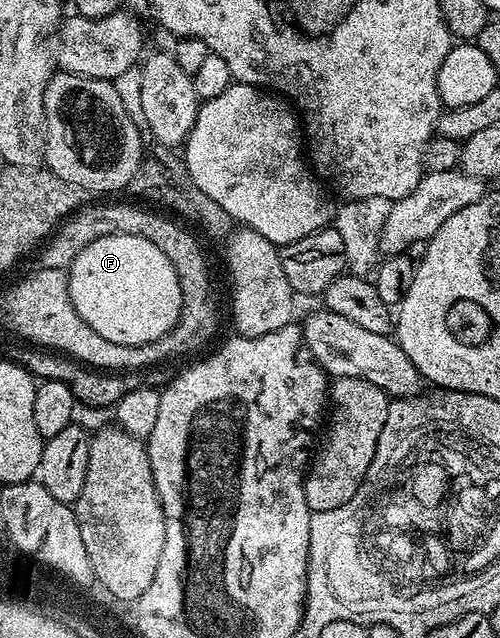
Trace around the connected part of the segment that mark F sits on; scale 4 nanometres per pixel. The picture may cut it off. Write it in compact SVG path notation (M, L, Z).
M117 233L96 238L69 263L67 275L79 318L107 342L150 344L172 332L181 317L181 283L175 266L147 238Z

